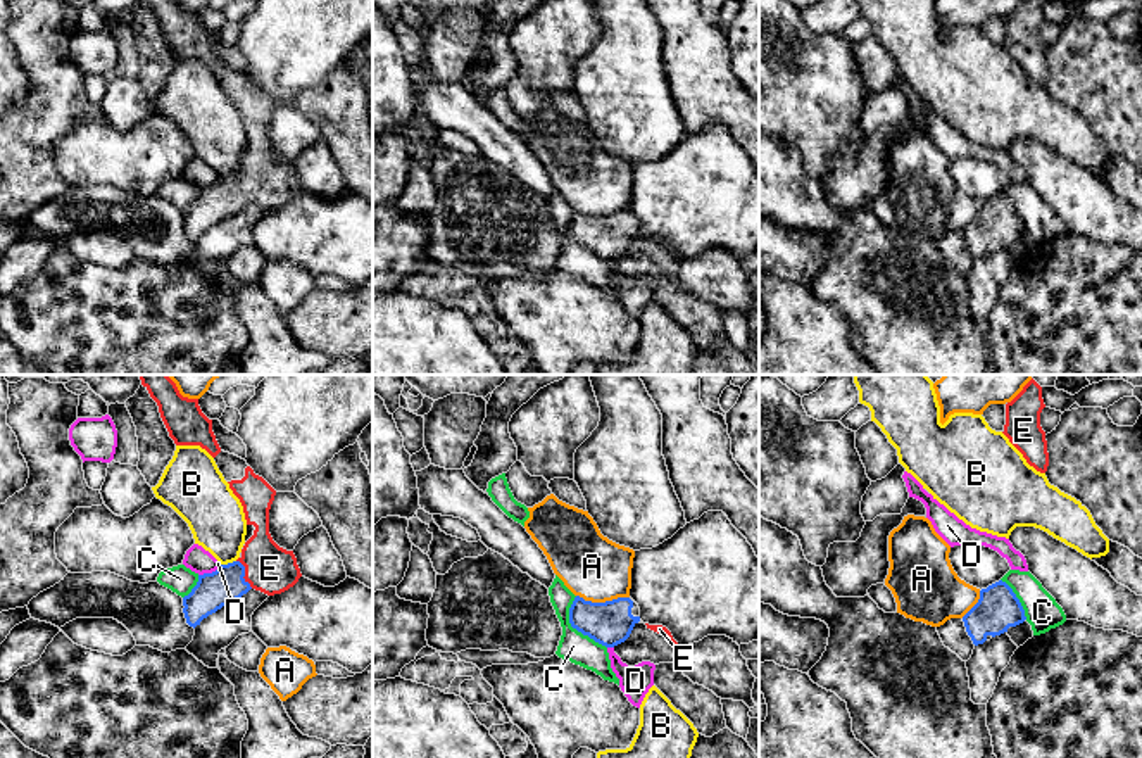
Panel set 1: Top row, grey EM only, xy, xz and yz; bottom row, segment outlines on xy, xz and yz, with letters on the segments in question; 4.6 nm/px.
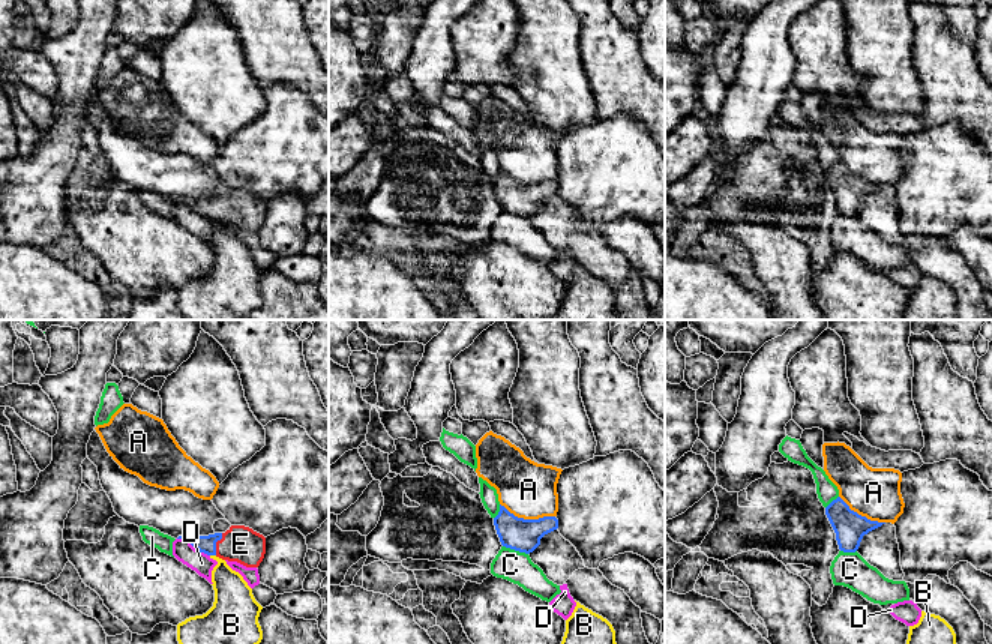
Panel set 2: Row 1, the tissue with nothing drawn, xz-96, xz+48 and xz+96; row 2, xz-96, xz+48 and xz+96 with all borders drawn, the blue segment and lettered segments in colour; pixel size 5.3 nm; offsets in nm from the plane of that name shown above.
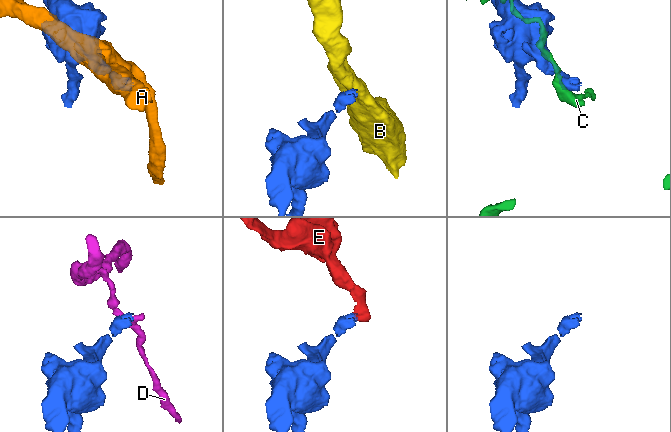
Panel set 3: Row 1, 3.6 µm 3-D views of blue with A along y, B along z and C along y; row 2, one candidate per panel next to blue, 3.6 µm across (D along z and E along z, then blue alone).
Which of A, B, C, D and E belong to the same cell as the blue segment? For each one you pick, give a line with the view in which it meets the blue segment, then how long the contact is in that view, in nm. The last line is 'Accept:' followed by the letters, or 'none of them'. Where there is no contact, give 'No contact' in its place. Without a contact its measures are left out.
E: Touches blue in xy. Shared border 150 nm
Accept: E

